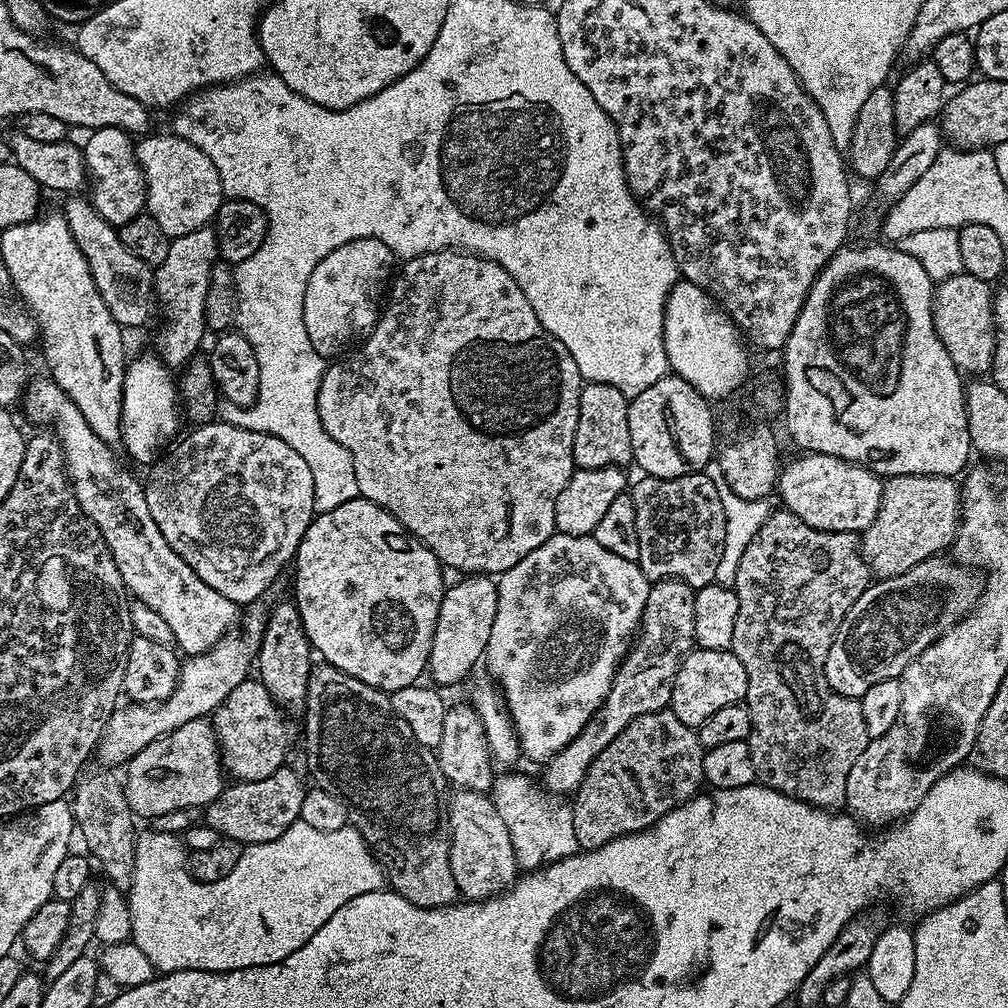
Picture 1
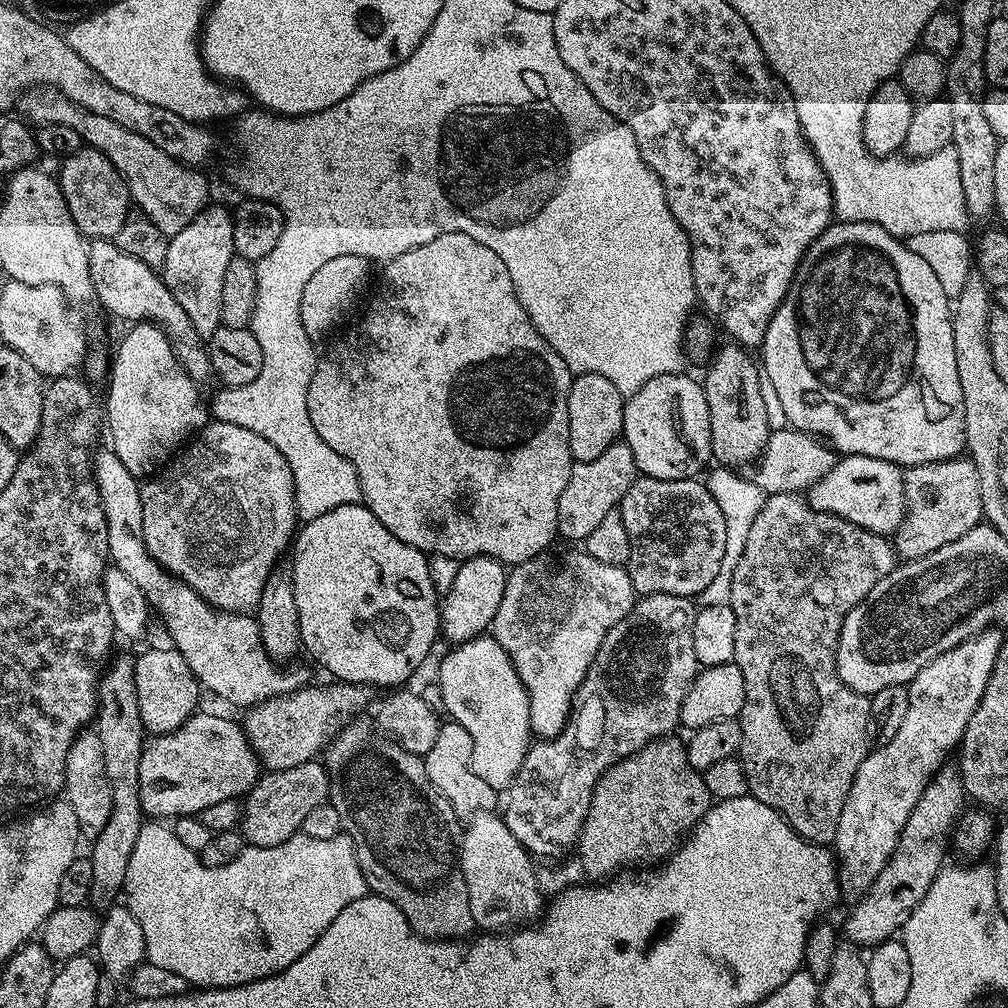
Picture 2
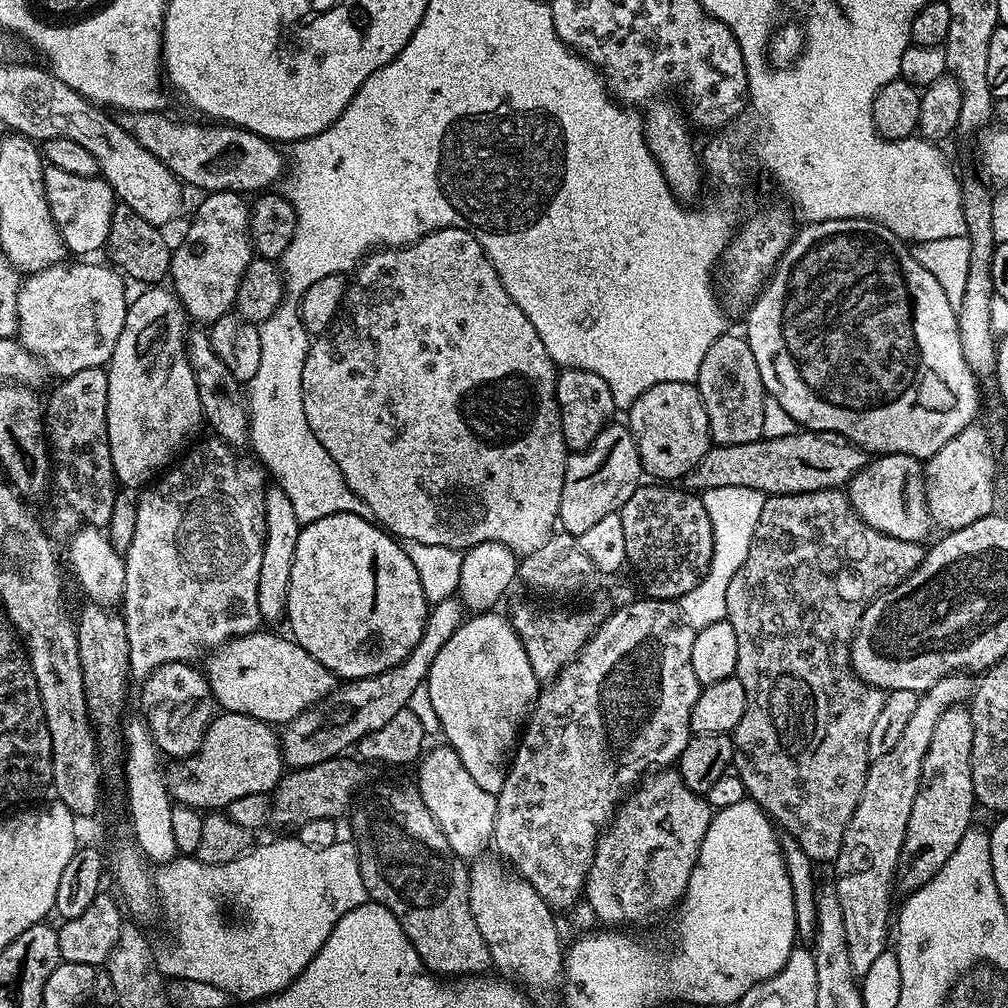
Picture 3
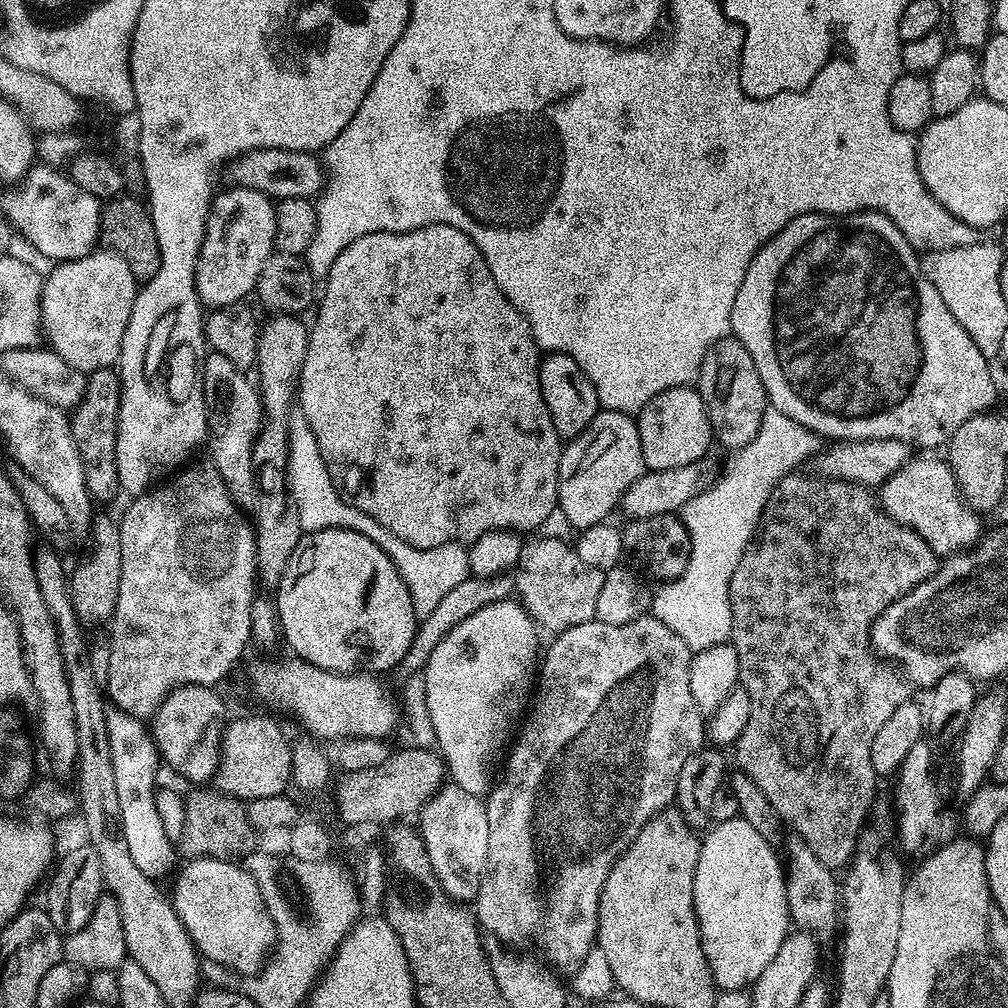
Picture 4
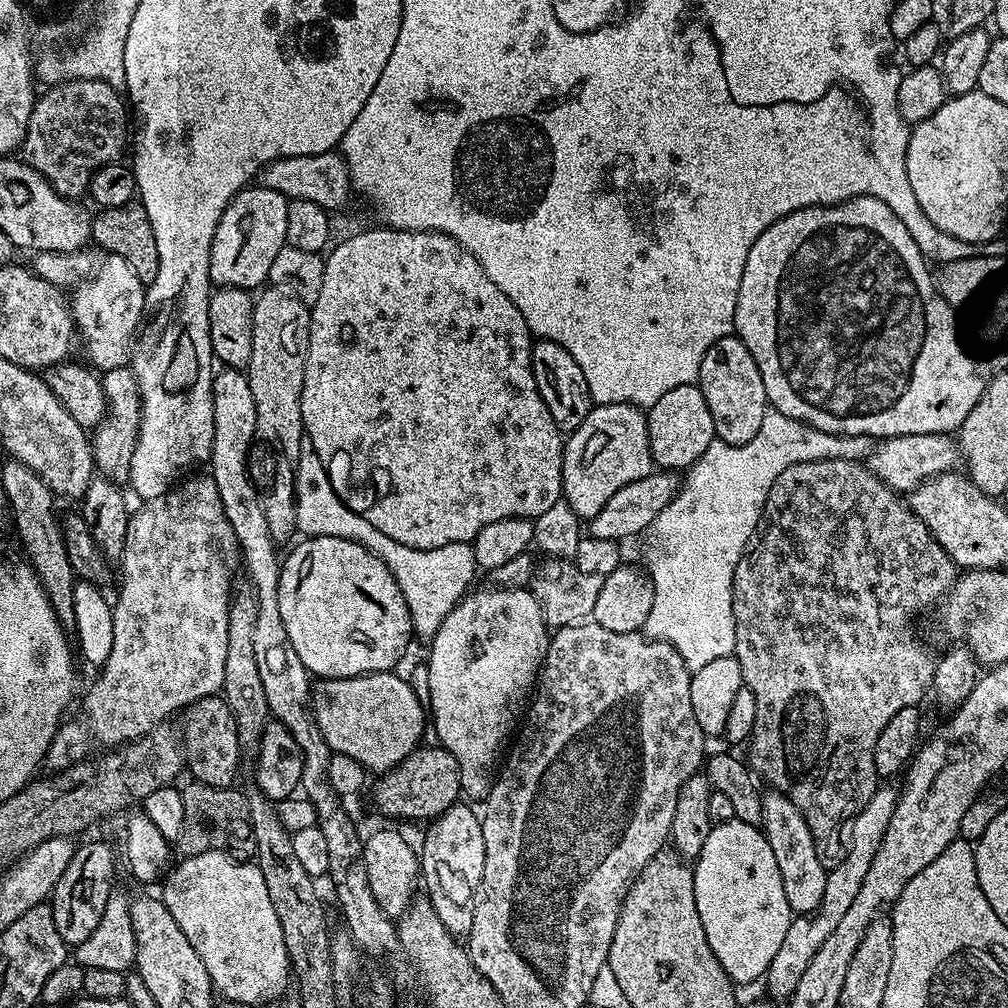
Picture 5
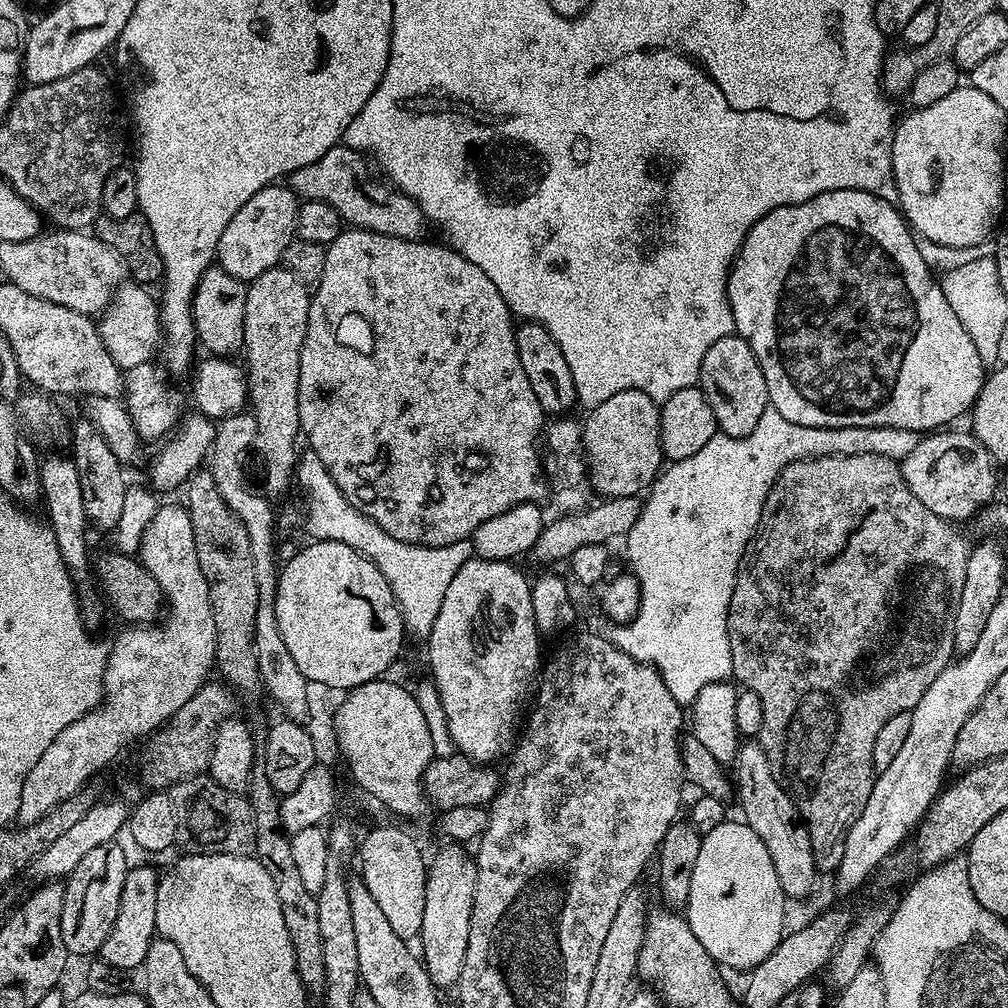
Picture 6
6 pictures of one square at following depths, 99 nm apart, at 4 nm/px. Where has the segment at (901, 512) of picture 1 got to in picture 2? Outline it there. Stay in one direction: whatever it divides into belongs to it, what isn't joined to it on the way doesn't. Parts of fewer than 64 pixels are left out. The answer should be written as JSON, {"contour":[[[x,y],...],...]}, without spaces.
{"contour":[[[957,458],[904,468],[904,521],[894,533],[894,547],[901,561],[917,560],[934,550],[942,550],[946,542],[962,538],[974,525],[981,523],[982,486],[978,486],[978,470],[970,458]]]}

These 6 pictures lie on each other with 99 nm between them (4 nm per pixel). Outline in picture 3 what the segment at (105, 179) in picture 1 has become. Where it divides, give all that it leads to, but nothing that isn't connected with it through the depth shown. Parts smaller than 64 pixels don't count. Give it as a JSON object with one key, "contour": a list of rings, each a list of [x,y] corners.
{"contour":[[[48,166],[44,170],[44,193],[50,206],[50,214],[58,226],[65,249],[73,257],[88,258],[91,252],[105,247],[110,234],[110,222],[117,206],[116,192],[107,180],[100,176],[79,176],[70,170],[58,170]]]}

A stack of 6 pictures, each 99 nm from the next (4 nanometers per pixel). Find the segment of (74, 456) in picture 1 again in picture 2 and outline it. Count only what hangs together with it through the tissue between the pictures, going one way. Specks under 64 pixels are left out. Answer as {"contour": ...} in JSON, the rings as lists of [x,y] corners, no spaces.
{"contour":[[[111,450],[99,452],[97,451],[94,456],[94,475],[108,523],[108,554],[111,563],[118,570],[122,570],[122,574],[126,574],[130,582],[138,585],[138,590],[144,592],[145,598],[155,613],[157,610],[164,619],[164,624],[168,627],[168,636],[172,639],[169,640],[171,647],[180,652],[182,658],[186,658],[186,666],[190,666],[190,670],[200,682],[201,689],[208,691],[209,688],[218,699],[225,700],[228,704],[237,704],[240,710],[247,710],[253,704],[263,700],[269,700],[275,696],[288,696],[305,687],[309,683],[306,669],[281,666],[270,658],[270,654],[266,652],[266,646],[262,644],[262,634],[255,615],[243,612],[221,612],[213,604],[205,602],[189,584],[167,572],[148,553],[142,534],[142,498],[137,477],[133,476],[130,470],[126,470],[122,462],[118,462],[118,458]]]}

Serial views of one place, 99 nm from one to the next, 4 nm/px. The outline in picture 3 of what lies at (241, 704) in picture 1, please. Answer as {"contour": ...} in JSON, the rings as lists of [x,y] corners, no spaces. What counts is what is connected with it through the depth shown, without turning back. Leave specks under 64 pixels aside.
{"contour":[[[456,596],[446,598],[442,602],[431,605],[426,617],[426,626],[422,630],[422,638],[418,638],[418,646],[406,654],[398,666],[361,680],[344,682],[332,691],[325,700],[313,704],[298,718],[283,725],[280,737],[280,751],[284,753],[284,762],[289,769],[318,766],[318,762],[337,759],[351,749],[366,734],[374,730],[382,730],[394,714],[405,711],[408,704],[416,696],[416,691],[425,687],[430,666],[434,666],[434,658],[438,658],[438,650],[450,642],[450,634],[458,630],[466,619],[466,608]]]}

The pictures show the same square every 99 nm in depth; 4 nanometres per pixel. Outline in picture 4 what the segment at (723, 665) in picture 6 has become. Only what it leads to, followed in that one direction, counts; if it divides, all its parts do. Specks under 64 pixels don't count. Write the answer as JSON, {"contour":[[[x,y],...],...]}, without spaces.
{"contour":[[[769,407],[762,414],[762,426],[754,438],[742,449],[733,451],[716,480],[706,491],[698,494],[682,509],[684,528],[692,543],[692,553],[688,559],[686,570],[676,580],[661,583],[655,589],[654,599],[651,601],[651,615],[657,616],[667,628],[674,630],[682,642],[686,642],[689,650],[709,648],[715,644],[723,644],[732,635],[732,611],[730,610],[730,578],[734,574],[734,566],[742,558],[746,546],[756,534],[760,522],[760,515],[774,490],[774,486],[783,476],[795,473],[796,466],[811,461],[812,457],[822,447],[821,437],[811,432],[806,426],[794,422],[794,418],[786,418],[782,410]]]}

